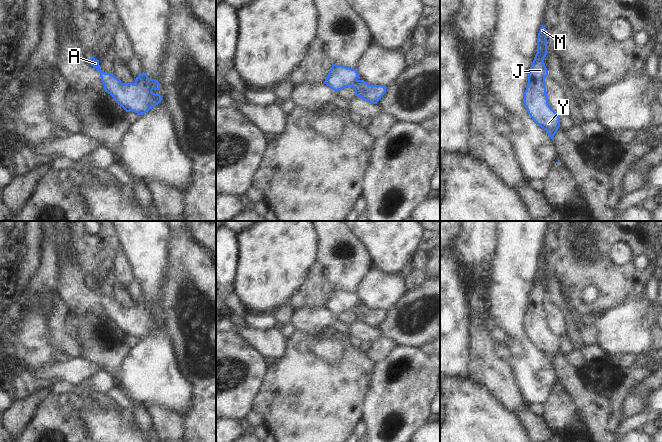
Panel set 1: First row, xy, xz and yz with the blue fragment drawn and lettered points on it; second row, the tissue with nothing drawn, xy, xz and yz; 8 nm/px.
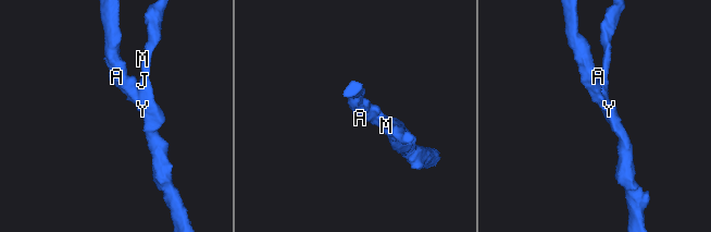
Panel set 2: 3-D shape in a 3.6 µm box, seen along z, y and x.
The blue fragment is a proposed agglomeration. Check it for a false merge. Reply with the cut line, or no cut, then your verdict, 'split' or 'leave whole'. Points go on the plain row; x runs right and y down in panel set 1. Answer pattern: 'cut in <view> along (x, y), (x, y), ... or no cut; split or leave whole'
no cut; leave whole

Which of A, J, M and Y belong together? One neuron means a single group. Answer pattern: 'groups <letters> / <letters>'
groups A J M Y

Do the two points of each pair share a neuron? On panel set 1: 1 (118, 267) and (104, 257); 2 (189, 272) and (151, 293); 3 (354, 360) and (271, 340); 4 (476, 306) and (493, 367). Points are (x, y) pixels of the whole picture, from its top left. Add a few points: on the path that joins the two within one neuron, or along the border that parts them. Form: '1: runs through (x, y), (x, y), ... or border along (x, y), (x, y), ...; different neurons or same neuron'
1: border along (120, 248), (110, 266); different neurons
2: border along (167, 264), (165, 283), (161, 290), (163, 310); different neurons
3: border along (287, 337), (284, 353), (275, 359); different neurons
4: runs through (479, 321), (479, 339), (482, 352); same neuron

